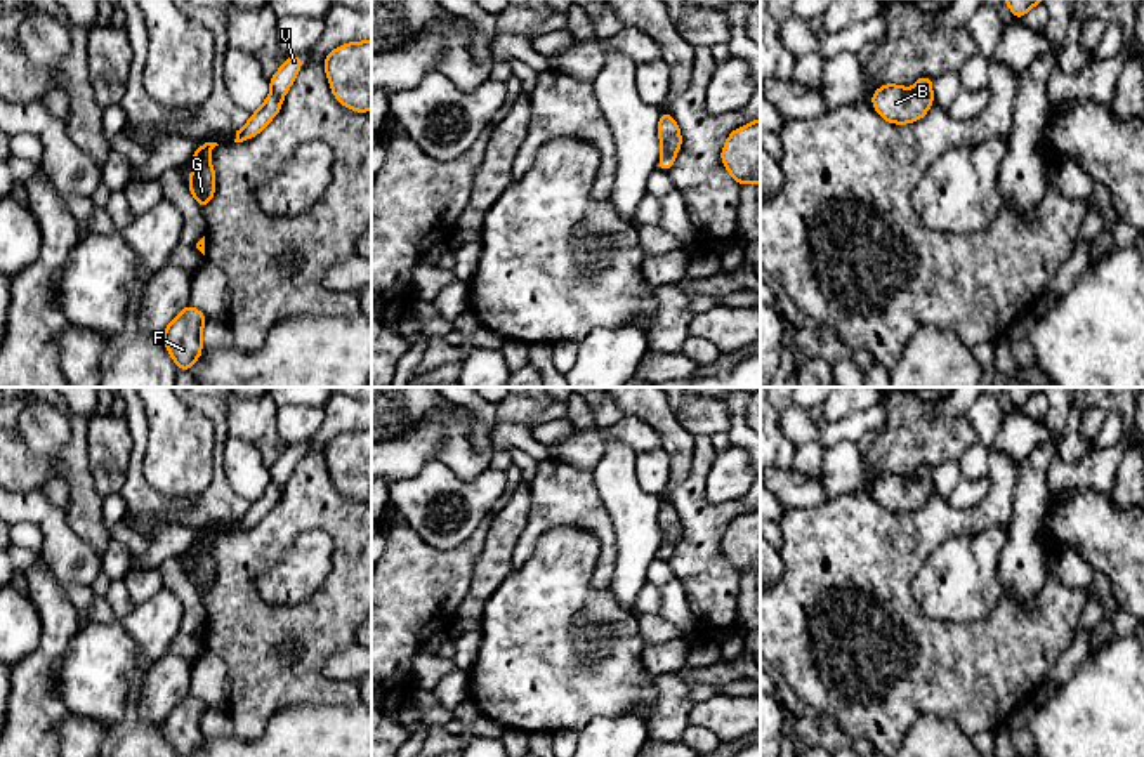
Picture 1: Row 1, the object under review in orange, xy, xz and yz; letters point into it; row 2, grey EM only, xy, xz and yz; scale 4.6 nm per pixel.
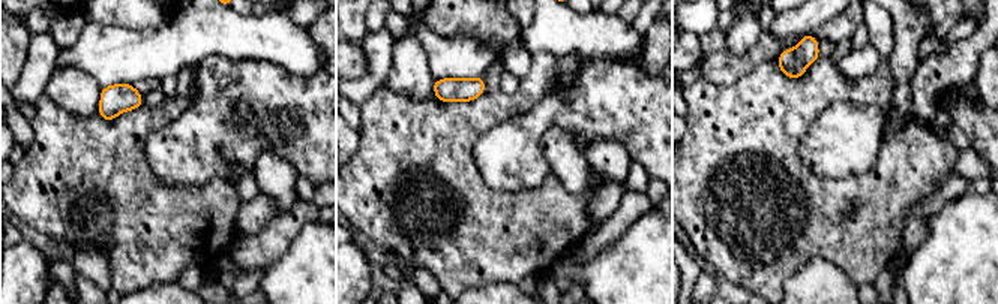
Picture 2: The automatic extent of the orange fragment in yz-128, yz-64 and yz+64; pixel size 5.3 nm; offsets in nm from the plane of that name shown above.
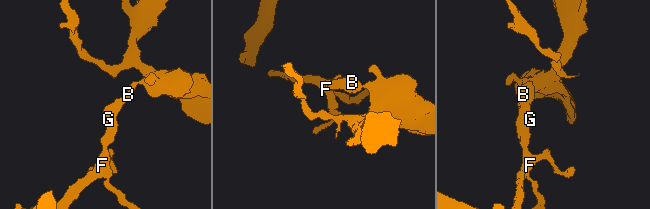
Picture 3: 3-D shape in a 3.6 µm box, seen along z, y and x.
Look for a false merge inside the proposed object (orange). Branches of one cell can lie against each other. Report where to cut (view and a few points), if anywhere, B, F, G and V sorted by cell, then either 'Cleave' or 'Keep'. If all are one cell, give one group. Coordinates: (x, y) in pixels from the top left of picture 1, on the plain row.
No split. Groups: B F G V. Keep

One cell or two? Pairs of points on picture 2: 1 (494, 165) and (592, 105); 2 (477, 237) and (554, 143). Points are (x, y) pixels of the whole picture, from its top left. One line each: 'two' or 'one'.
1: one
2: two

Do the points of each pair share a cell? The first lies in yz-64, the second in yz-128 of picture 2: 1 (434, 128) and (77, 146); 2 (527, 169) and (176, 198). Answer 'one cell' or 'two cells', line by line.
1: one cell
2: two cells

